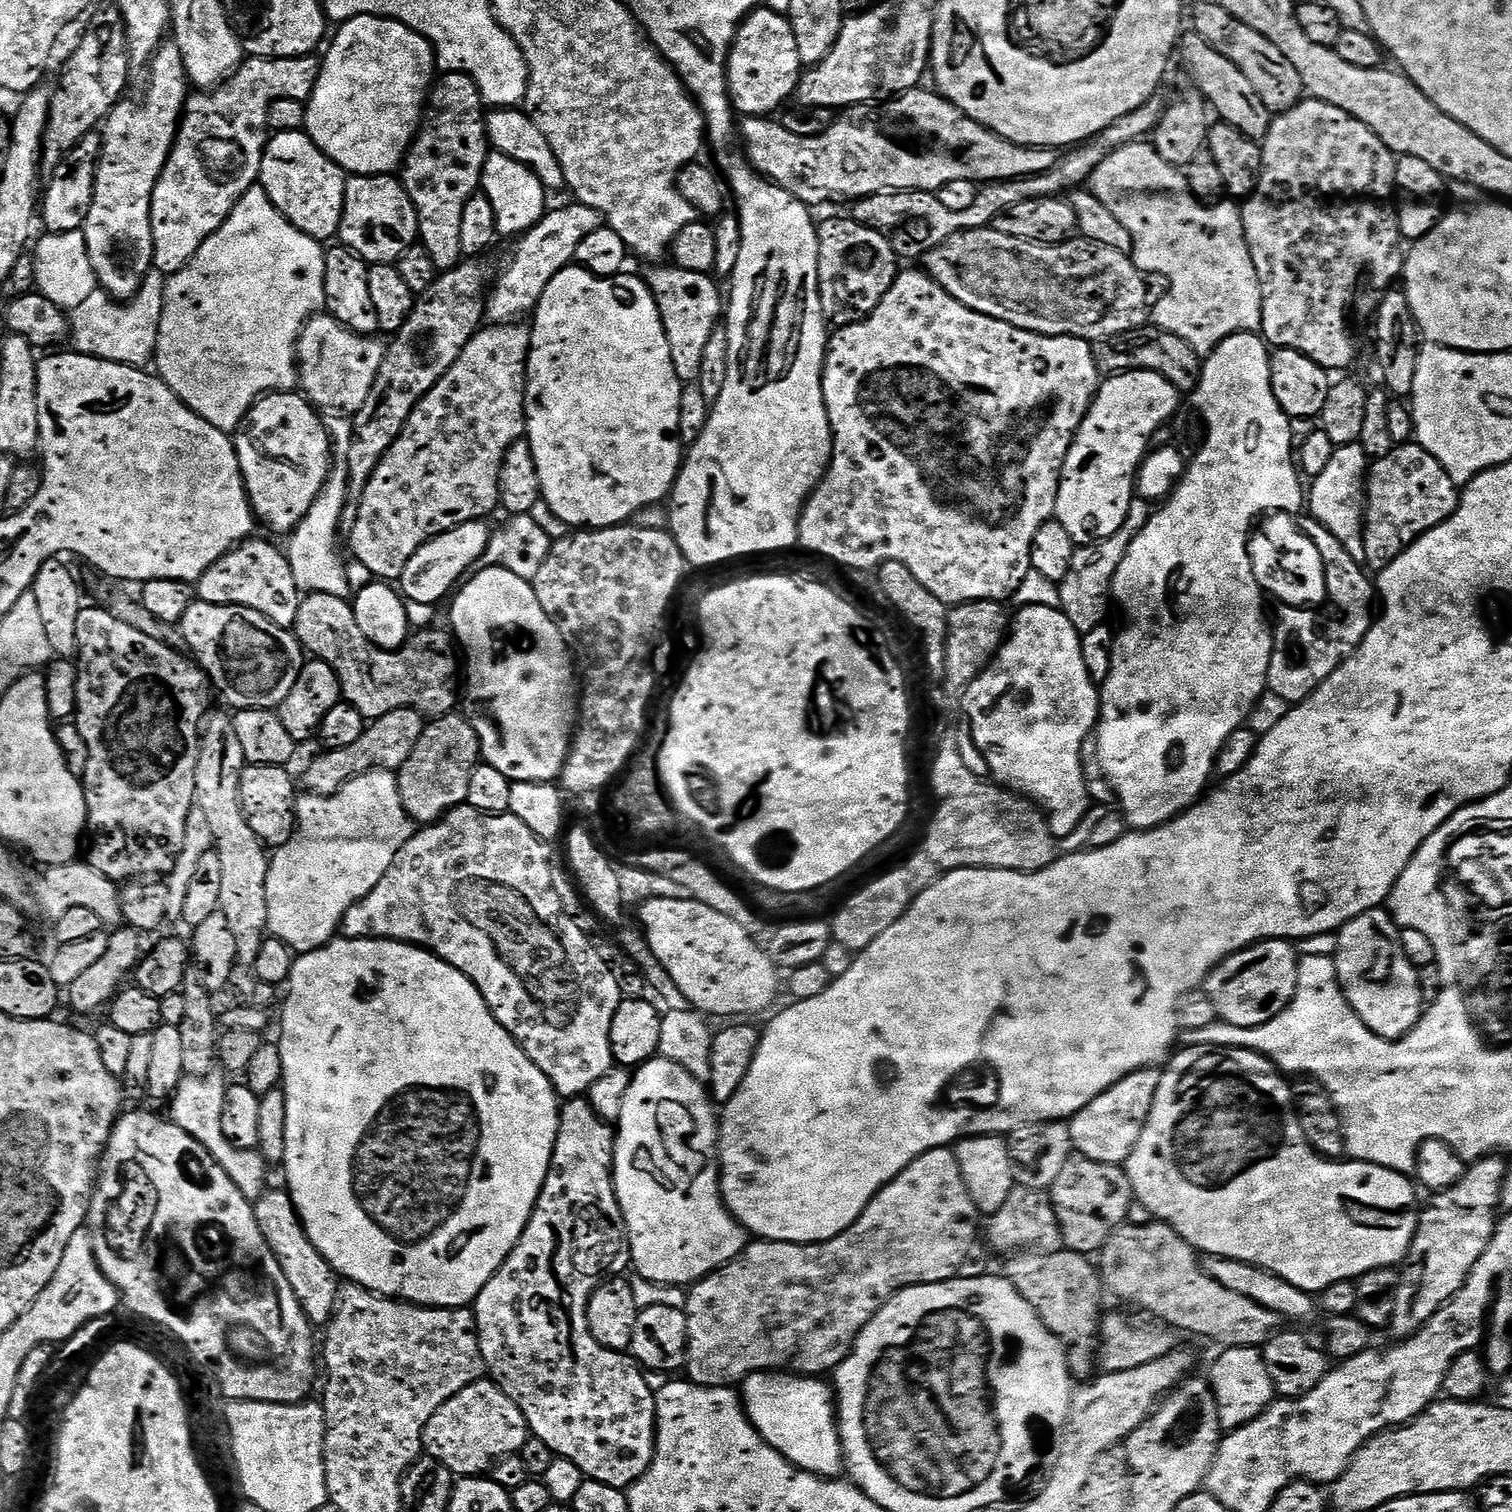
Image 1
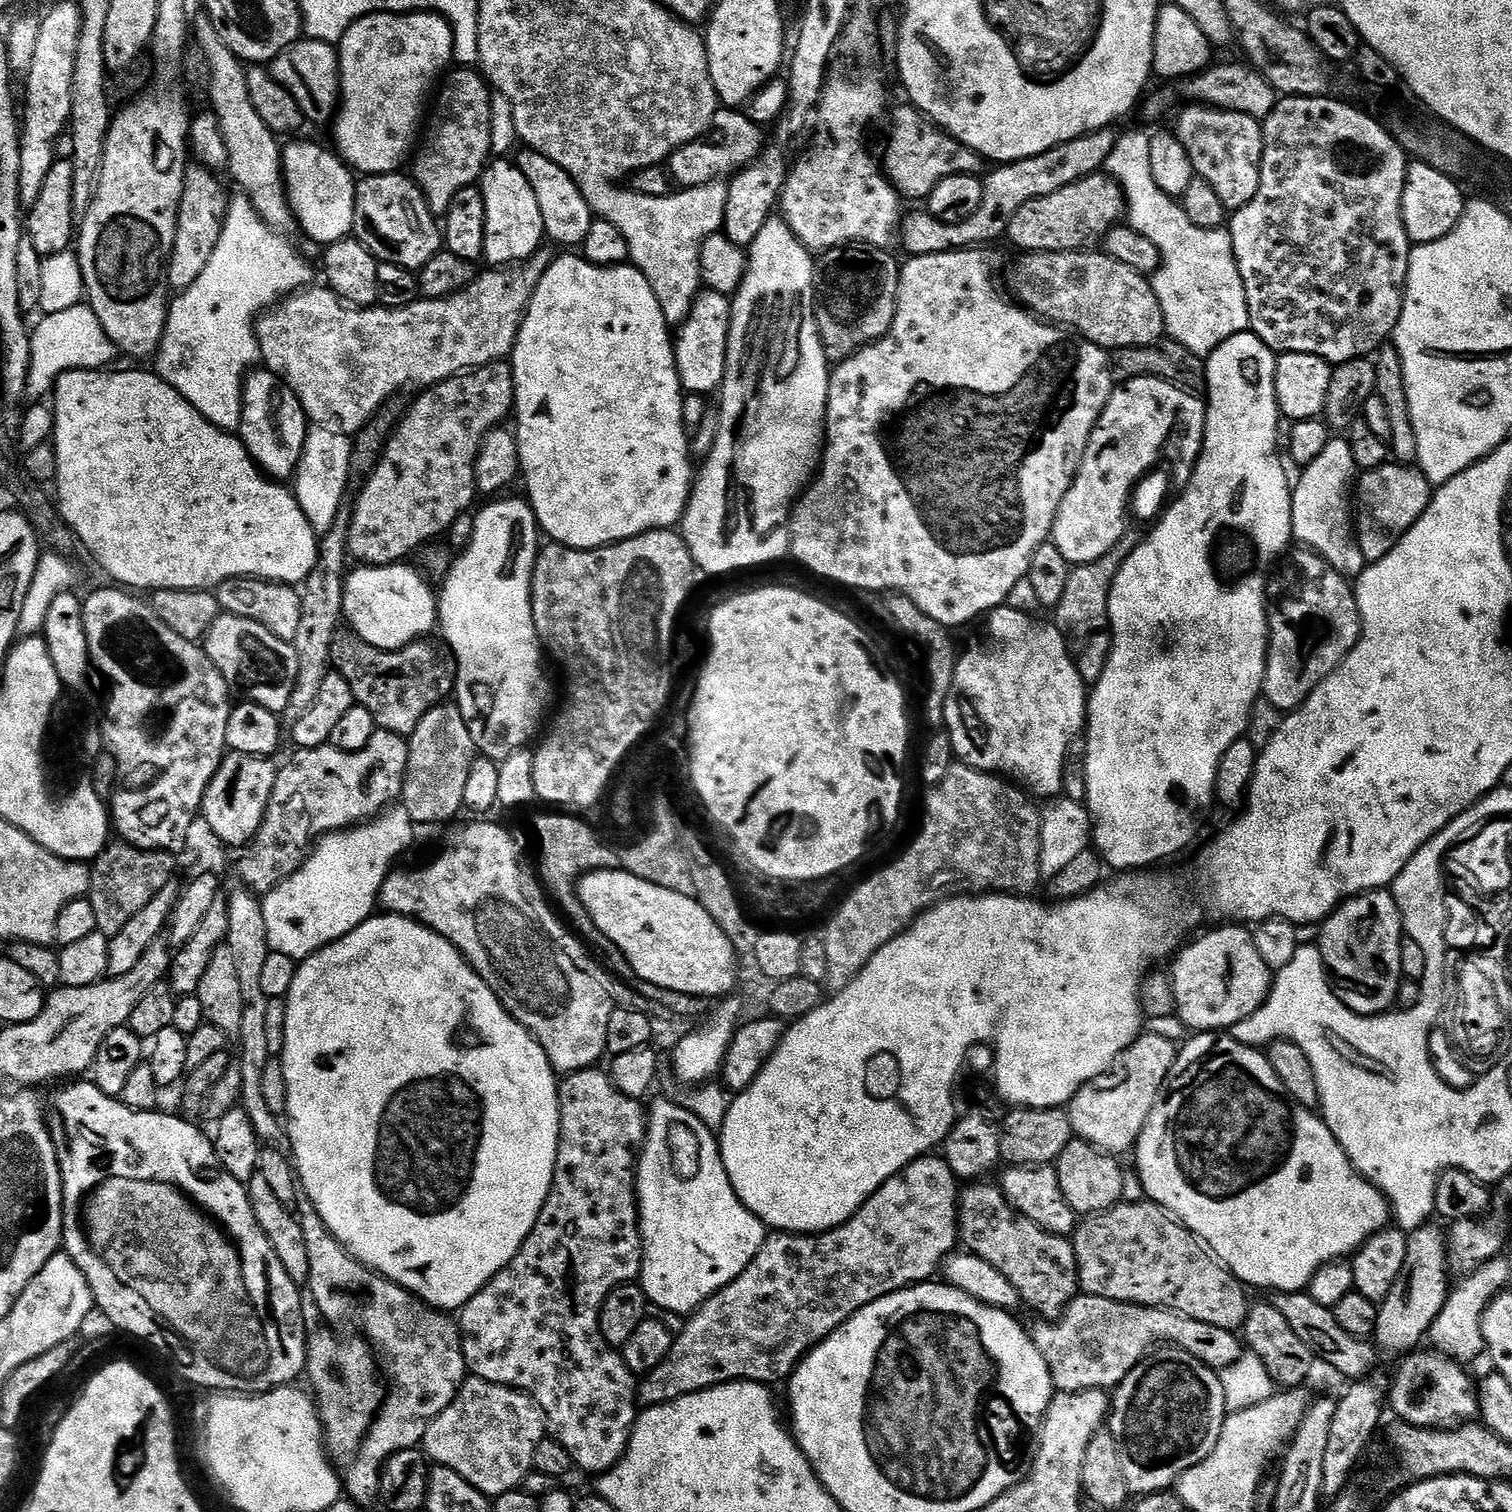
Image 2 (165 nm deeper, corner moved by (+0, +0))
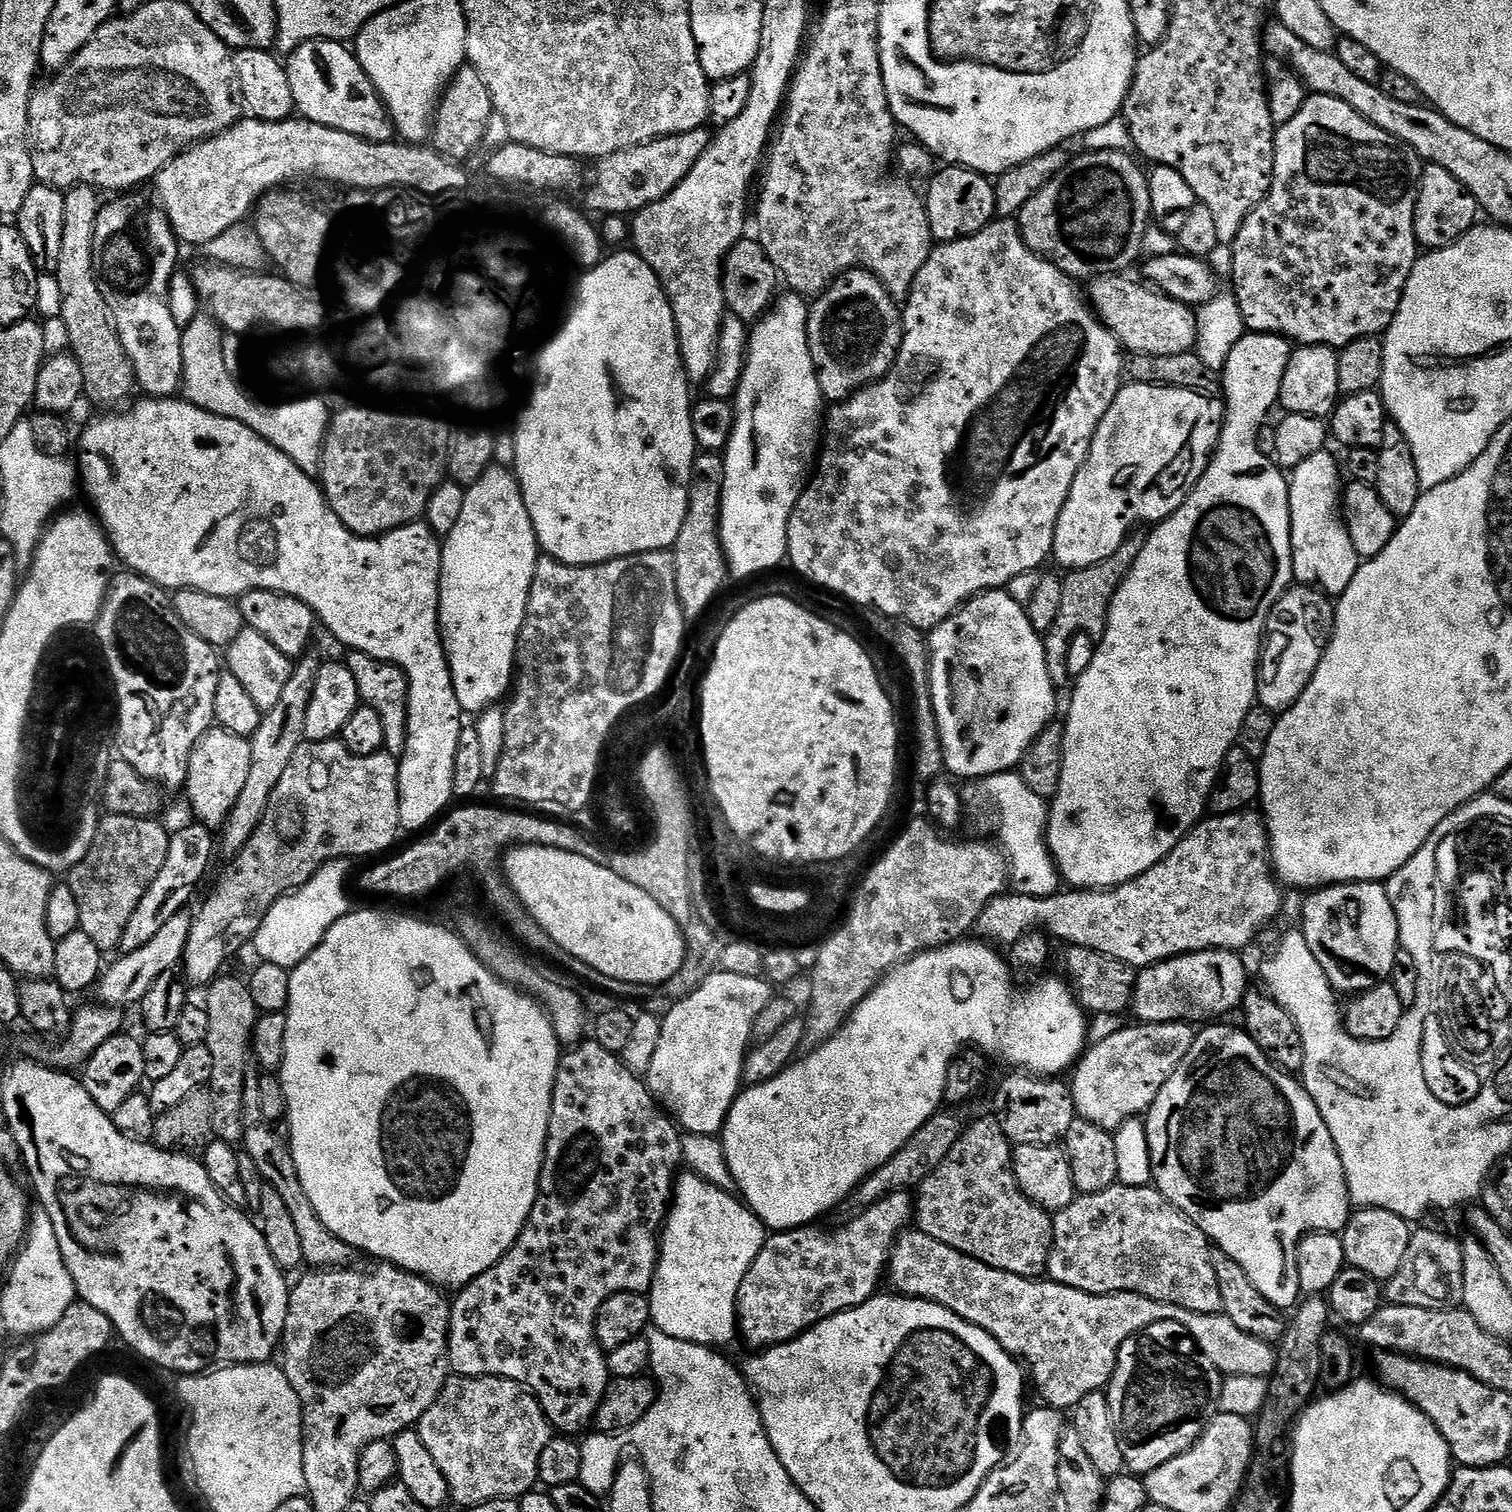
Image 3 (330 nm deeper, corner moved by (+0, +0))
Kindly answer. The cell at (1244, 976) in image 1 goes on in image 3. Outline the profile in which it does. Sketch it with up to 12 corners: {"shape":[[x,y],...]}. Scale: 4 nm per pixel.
{"shape":[[1239,951],[1175,956],[1136,978],[1142,1024],[1212,1022],[1250,990]]}

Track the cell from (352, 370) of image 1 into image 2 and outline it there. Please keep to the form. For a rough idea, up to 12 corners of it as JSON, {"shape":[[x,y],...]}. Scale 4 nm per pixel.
{"shape":[[554,252],[461,292],[356,308],[327,286],[254,324],[313,425],[507,359]]}

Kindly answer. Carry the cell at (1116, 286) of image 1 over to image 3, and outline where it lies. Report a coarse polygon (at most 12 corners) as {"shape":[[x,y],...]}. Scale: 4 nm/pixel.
{"shape":[[1128,274],[1087,299],[1138,356],[1193,351],[1196,312]]}

